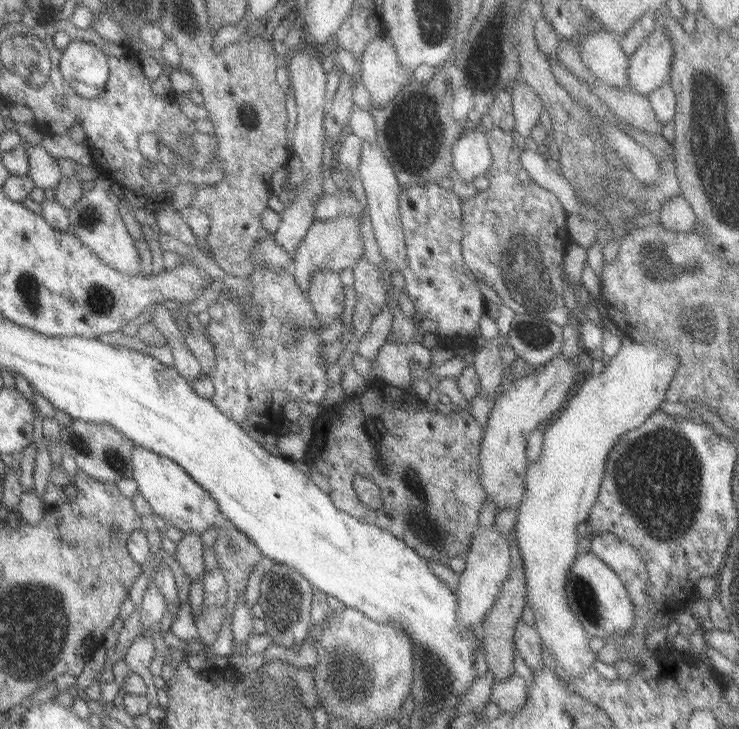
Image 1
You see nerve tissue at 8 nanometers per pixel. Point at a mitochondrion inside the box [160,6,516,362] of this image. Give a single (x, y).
(411, 146)

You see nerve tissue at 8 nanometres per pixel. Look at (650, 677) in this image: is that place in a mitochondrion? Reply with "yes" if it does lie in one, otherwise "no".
no

